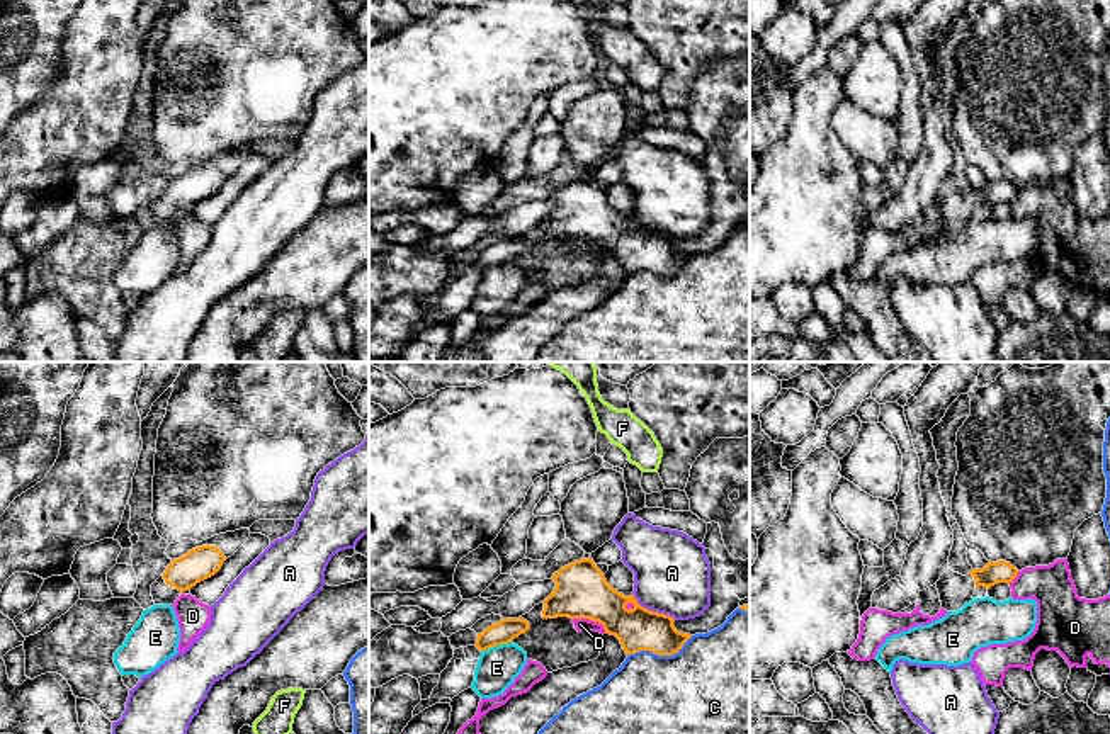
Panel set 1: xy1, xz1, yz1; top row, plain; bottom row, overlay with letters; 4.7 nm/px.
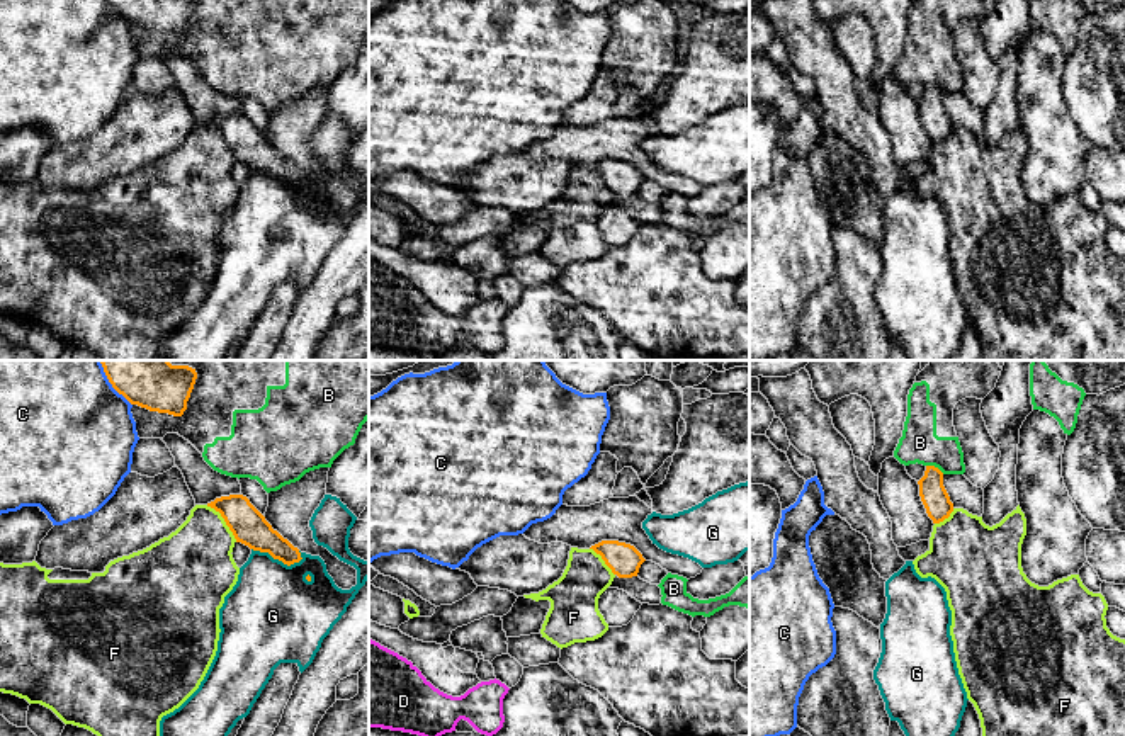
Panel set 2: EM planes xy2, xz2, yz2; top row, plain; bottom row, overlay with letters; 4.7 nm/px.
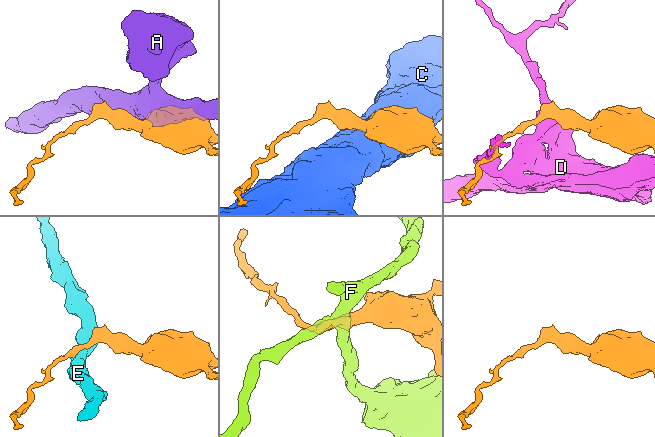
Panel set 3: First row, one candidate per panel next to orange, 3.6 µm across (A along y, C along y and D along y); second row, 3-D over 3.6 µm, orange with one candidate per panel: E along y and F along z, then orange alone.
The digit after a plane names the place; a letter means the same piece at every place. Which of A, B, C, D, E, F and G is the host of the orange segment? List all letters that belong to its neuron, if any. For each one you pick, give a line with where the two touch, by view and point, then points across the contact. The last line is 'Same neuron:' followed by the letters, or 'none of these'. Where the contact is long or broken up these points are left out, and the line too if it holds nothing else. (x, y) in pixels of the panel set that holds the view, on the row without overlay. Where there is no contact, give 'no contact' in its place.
Same neuron: none of these

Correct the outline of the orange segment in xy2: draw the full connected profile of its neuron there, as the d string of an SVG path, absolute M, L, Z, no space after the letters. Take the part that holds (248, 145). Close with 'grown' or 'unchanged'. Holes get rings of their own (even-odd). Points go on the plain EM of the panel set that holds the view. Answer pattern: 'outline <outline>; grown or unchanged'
outline M229 114L207 122L221 133L236 161L253 170L269 172L274 178L291 185L299 182L301 172L284 158L243 114Z; unchanged

